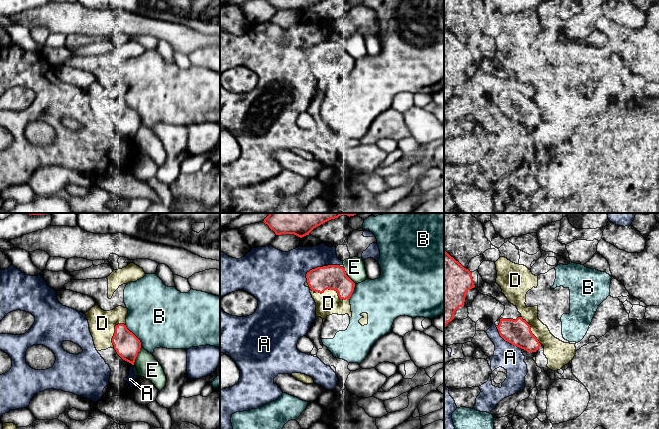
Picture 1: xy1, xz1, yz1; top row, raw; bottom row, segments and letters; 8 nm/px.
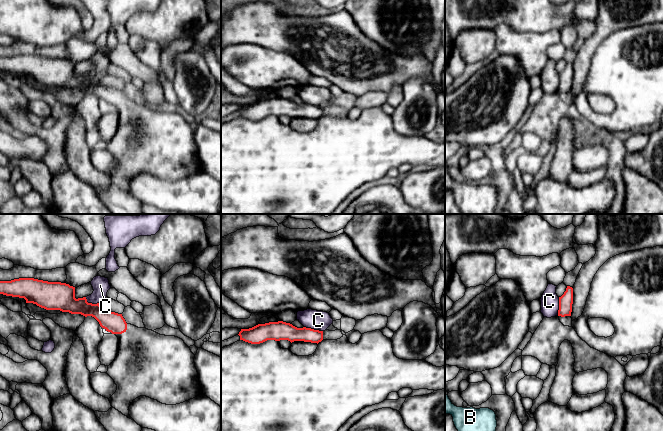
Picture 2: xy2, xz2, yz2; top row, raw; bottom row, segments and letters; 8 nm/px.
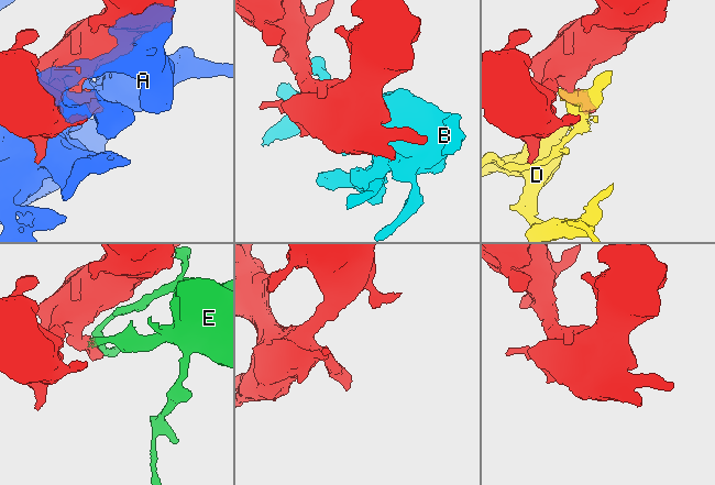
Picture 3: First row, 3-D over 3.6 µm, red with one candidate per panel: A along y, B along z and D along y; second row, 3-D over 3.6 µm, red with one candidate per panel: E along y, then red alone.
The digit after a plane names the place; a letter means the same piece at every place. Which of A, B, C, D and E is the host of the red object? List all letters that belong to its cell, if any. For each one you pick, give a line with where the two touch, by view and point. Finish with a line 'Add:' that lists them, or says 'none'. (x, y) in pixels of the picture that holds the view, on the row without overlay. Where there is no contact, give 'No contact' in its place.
Add: none

